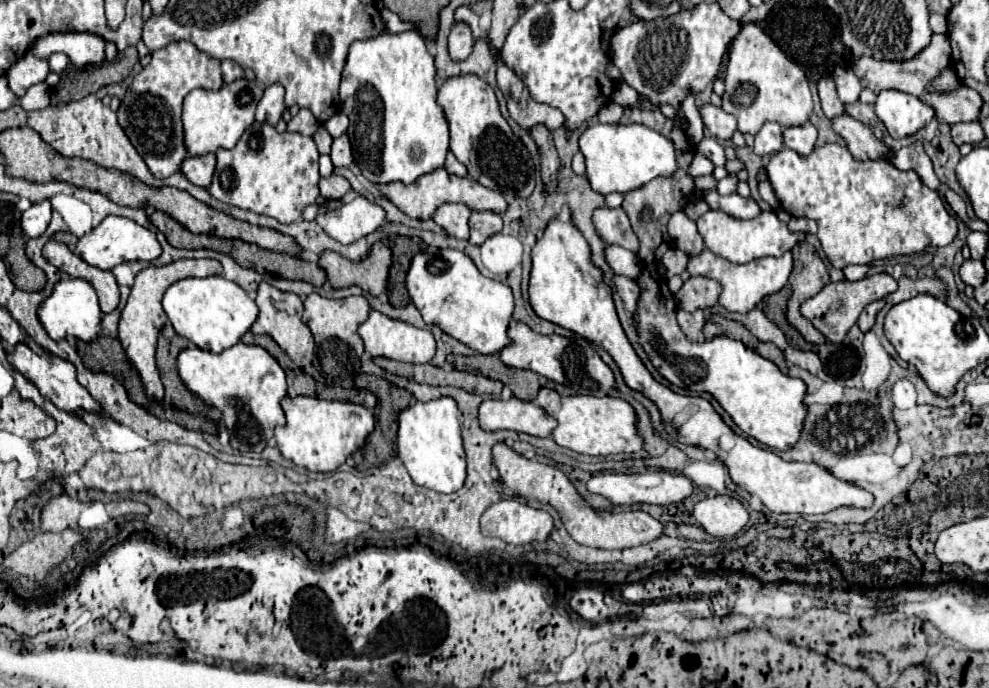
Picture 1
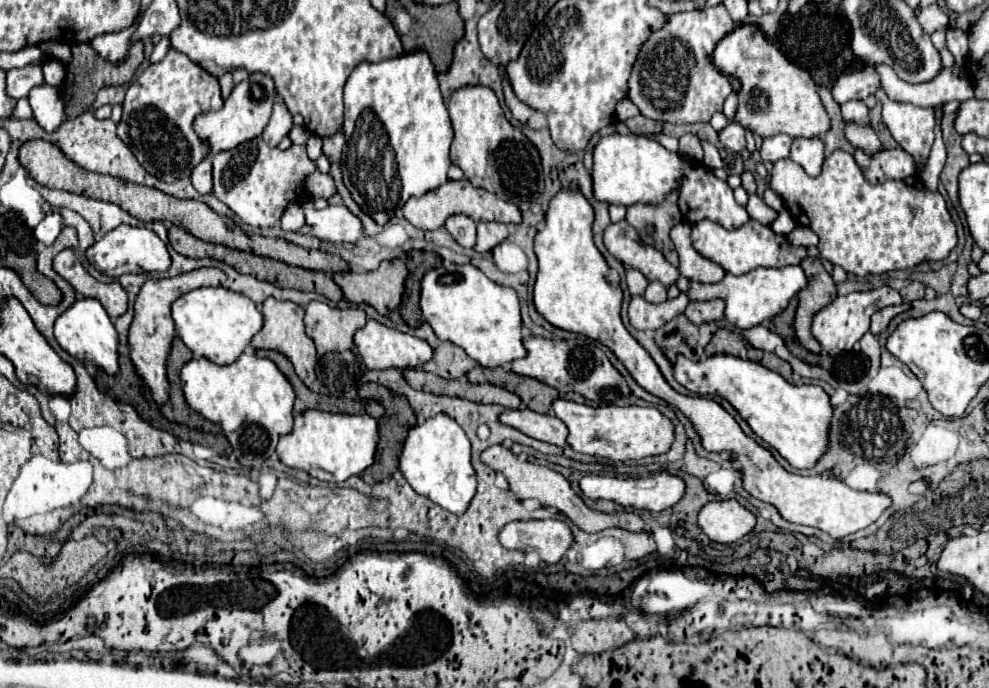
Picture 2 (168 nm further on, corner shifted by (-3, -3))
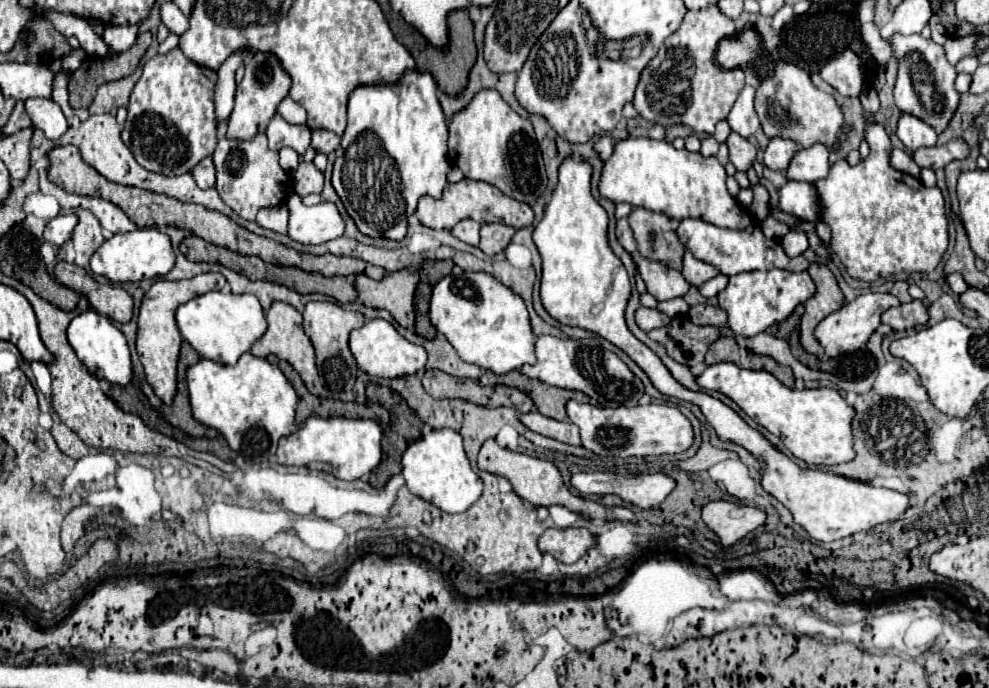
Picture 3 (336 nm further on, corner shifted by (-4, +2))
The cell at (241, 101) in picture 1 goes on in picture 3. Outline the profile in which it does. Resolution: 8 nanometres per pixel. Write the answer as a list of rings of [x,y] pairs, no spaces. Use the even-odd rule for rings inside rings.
[[[256,53],[246,63],[246,75],[244,75],[242,83],[238,83],[236,103],[234,103],[234,109],[226,123],[228,125],[226,137],[228,139],[252,139],[258,133],[264,133],[270,119],[276,113],[276,107],[288,95],[288,91],[290,91],[290,77],[282,69],[278,59],[272,53]]]

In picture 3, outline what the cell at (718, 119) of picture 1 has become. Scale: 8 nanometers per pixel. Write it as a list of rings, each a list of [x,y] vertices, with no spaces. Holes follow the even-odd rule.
[[[732,131],[726,139],[726,145],[730,149],[730,161],[738,171],[746,171],[748,167],[752,167],[752,161],[756,159],[756,147],[748,139]]]

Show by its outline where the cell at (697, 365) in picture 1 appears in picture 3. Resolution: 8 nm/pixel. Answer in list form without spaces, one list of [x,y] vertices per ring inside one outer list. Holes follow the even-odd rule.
[[[728,361],[706,367],[704,373],[696,377],[696,383],[708,391],[718,391],[730,397],[752,421],[780,437],[784,447],[808,465],[846,463],[856,455],[850,433],[854,409],[838,395],[836,389],[790,389],[768,371],[742,369]]]

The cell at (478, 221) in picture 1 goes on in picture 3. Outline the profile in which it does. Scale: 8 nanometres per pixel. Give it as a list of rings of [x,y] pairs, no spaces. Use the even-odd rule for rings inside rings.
[[[484,223],[480,229],[480,249],[486,255],[496,255],[506,249],[510,239],[514,237],[516,229],[502,225],[502,223]]]

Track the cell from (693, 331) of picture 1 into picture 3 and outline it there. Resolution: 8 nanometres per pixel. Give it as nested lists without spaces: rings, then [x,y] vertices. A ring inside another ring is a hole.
[[[678,315],[666,327],[652,329],[648,337],[664,345],[672,359],[692,367],[704,361],[708,347],[720,337],[720,329],[712,325],[698,327],[686,315]]]

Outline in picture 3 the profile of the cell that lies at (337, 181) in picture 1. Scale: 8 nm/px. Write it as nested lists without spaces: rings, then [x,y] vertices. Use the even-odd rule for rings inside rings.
[[[302,161],[298,171],[294,173],[294,191],[300,197],[306,197],[310,193],[322,193],[324,187],[324,175],[314,163]]]

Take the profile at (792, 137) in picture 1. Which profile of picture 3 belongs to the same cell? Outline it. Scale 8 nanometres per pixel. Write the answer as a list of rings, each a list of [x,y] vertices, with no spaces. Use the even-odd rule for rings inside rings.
[[[816,143],[808,149],[798,149],[796,155],[790,161],[790,167],[786,171],[788,179],[792,181],[806,181],[814,183],[828,175],[830,163],[828,163],[828,149],[822,143]]]

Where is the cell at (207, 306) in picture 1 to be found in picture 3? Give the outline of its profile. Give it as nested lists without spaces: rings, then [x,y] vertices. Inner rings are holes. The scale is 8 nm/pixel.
[[[208,291],[182,303],[176,311],[176,321],[182,337],[198,351],[200,357],[212,359],[222,365],[234,365],[240,355],[250,351],[254,341],[258,341],[266,331],[264,309],[260,307],[258,299],[248,293],[234,295]]]

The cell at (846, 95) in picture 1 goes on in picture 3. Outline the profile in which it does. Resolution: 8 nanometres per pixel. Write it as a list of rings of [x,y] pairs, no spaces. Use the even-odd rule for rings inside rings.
[[[868,121],[866,128],[870,155],[858,165],[848,165],[846,159],[838,159],[830,167],[828,177],[814,183],[820,203],[820,221],[832,229],[830,247],[840,257],[848,275],[862,281],[874,281],[880,275],[886,277],[900,271],[934,271],[948,249],[948,219],[942,191],[938,187],[926,187],[920,179],[896,171],[888,163],[892,145],[884,125]]]

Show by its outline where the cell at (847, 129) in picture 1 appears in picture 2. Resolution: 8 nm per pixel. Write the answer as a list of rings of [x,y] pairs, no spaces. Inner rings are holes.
[[[903,148],[883,150],[875,156],[867,156],[865,152],[855,150],[853,156],[857,164],[865,170],[867,180],[871,180],[873,184],[889,180],[889,178],[901,180],[901,178],[917,174],[917,162]]]

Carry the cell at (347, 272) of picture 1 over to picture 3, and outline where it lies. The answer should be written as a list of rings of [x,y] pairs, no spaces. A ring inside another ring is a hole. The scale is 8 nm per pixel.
[[[414,267],[388,273],[380,281],[374,281],[366,275],[356,275],[356,281],[354,281],[354,287],[358,291],[358,301],[362,305],[390,311],[390,315],[402,327],[408,327],[408,329],[412,329],[414,325],[416,285],[418,285],[418,271]]]

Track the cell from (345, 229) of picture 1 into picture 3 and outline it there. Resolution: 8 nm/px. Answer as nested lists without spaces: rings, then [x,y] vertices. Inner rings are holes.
[[[298,195],[288,199],[290,221],[288,235],[298,243],[324,243],[344,235],[344,219],[334,203],[322,201],[318,205],[306,207]]]

